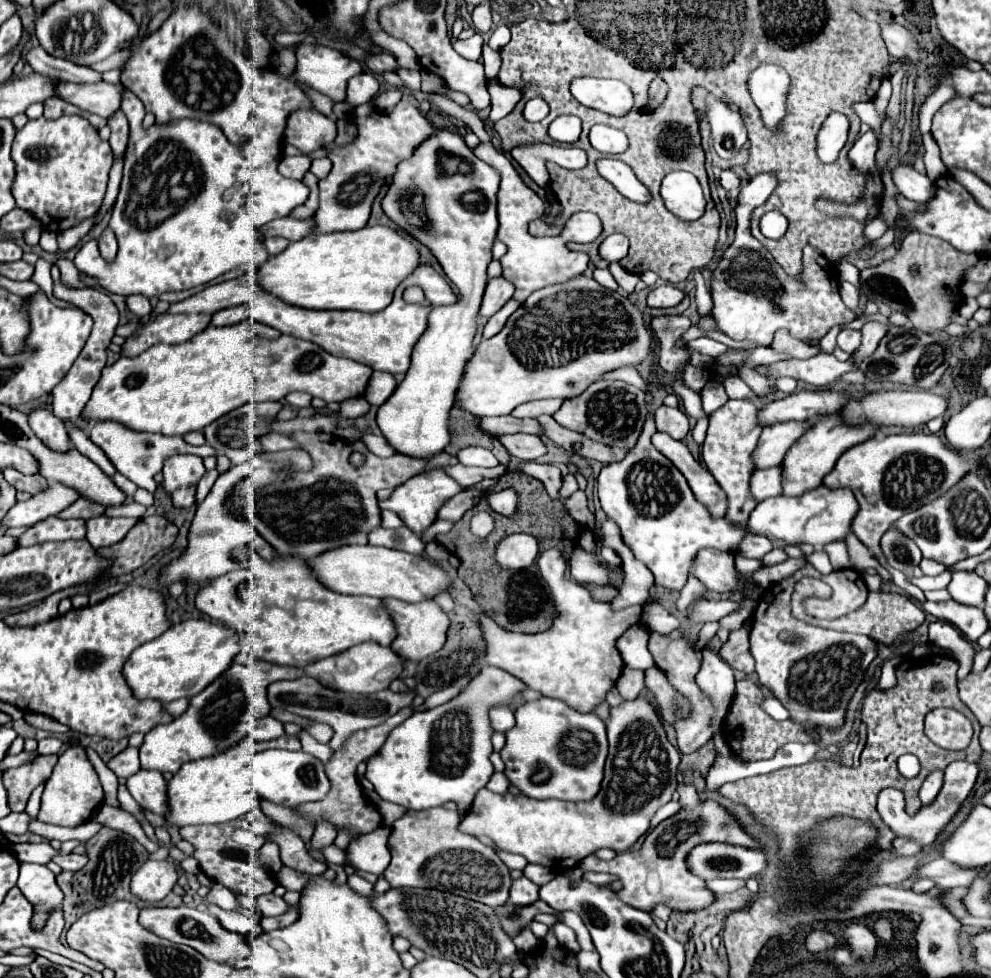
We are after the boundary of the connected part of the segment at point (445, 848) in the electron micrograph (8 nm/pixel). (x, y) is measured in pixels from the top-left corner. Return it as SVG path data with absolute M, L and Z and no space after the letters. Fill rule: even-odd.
M443 807L427 811L407 811L391 825L389 851L391 863L385 869L385 879L391 887L419 887L437 889L461 895L471 901L479 901L491 907L499 907L509 897L511 875L507 865L499 855L457 829L457 811L447 811Z

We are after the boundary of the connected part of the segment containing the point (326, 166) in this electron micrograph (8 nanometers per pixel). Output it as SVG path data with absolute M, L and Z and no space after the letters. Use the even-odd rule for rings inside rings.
M327 157L315 159L315 161L311 163L311 173L313 173L313 175L317 175L319 179L327 177L327 175L329 175L329 171L331 171L331 161L329 161Z

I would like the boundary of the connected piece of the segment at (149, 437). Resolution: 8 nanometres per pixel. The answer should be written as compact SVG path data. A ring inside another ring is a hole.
M99 421L89 429L89 439L103 449L103 453L109 457L109 461L115 465L115 469L131 479L137 487L147 489L149 493L157 491L155 475L161 471L165 457L175 455L175 453L195 453L201 457L217 457L217 451L211 445L185 445L183 437L167 437L167 435L157 435L157 433L145 433L145 431L133 431L117 421Z

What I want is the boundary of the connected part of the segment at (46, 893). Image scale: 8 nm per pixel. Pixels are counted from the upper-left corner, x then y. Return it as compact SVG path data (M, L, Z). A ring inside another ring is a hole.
M21 863L17 887L33 905L33 911L35 911L31 919L33 931L41 931L49 915L61 909L61 901L63 901L61 889L55 883L55 875L45 865Z

